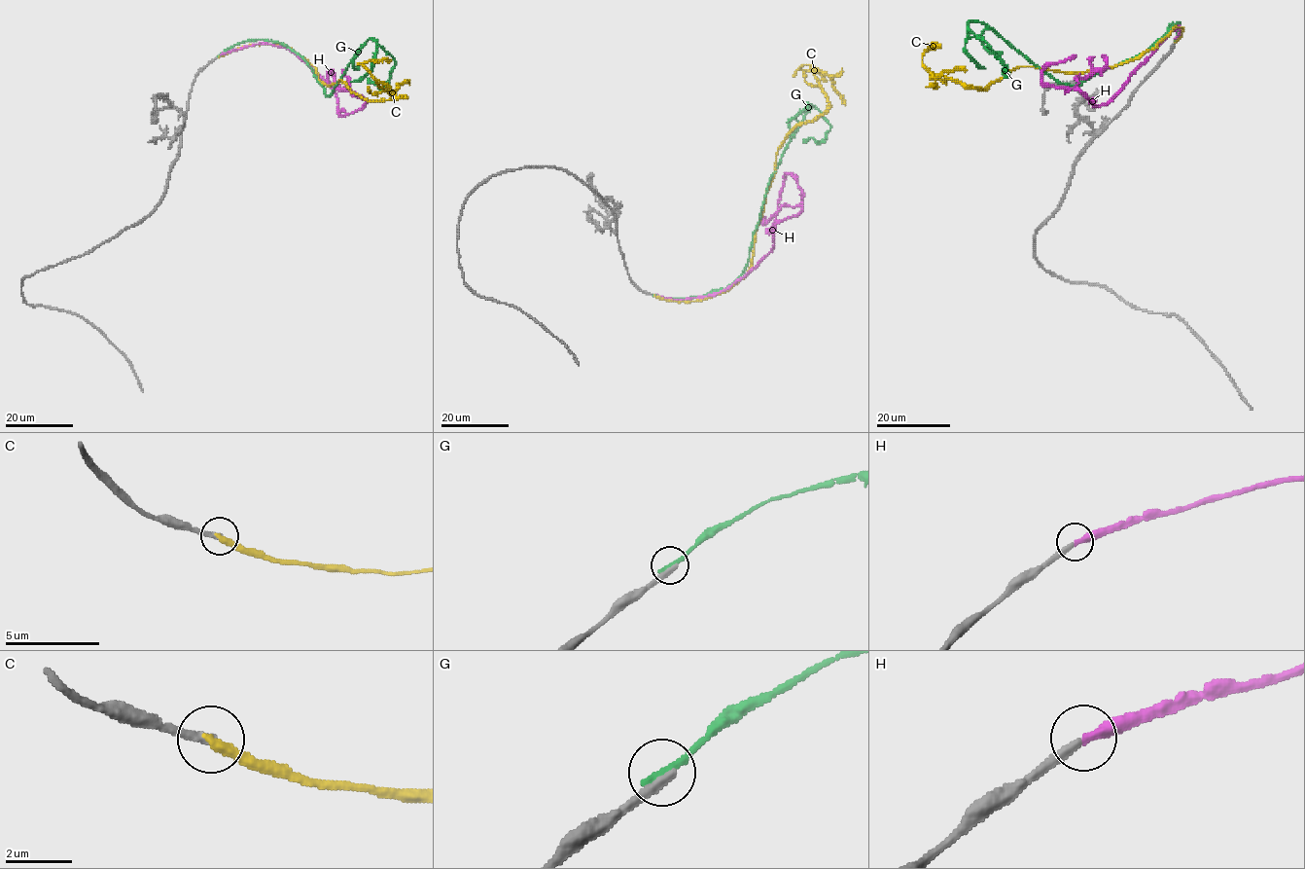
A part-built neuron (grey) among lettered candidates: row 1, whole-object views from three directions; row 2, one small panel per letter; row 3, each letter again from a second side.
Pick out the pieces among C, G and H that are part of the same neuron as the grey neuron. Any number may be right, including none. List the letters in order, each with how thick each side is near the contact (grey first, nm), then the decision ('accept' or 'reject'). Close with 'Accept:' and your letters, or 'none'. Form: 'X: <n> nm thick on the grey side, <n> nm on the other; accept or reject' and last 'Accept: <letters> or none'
C: 280 nm thick on the grey side, 320 nm on the other; reject
G: 320 nm thick on the grey side, 260 nm on the other; reject
H: 260 nm thick on the grey side, 360 nm on the other; accept
Accept: H

